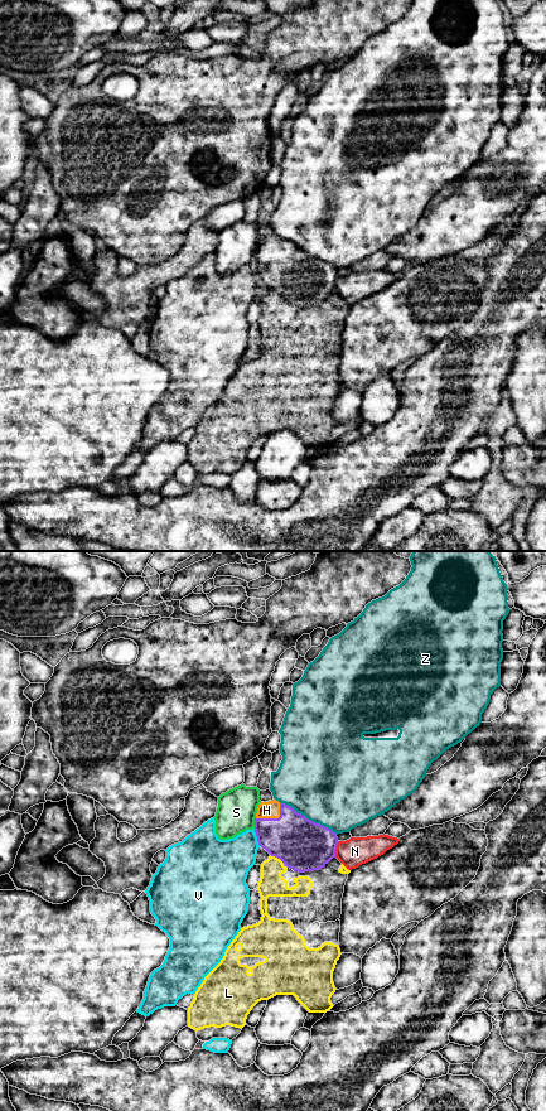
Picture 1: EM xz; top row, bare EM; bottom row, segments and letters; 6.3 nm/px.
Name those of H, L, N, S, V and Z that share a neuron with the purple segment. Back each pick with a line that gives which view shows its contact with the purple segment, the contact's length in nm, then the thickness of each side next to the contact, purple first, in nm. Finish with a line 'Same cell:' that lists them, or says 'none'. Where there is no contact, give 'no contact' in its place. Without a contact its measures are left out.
H: meets purple in xz; contact 190 nm long; 320 nm thick on the purple side, 110 nm on the other
Same cell: H

